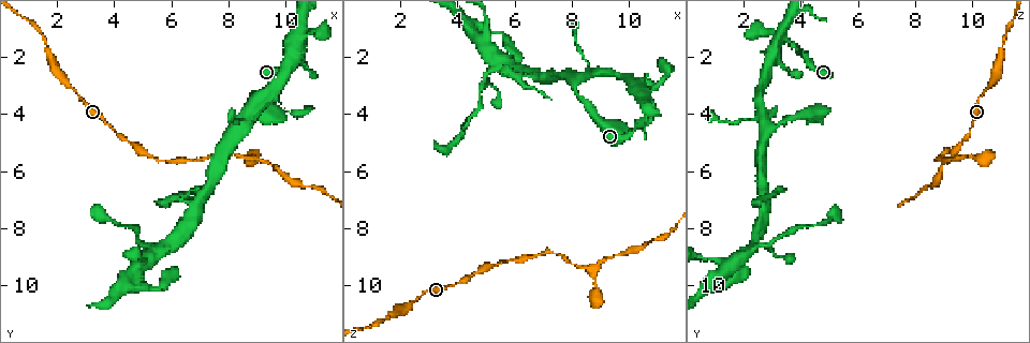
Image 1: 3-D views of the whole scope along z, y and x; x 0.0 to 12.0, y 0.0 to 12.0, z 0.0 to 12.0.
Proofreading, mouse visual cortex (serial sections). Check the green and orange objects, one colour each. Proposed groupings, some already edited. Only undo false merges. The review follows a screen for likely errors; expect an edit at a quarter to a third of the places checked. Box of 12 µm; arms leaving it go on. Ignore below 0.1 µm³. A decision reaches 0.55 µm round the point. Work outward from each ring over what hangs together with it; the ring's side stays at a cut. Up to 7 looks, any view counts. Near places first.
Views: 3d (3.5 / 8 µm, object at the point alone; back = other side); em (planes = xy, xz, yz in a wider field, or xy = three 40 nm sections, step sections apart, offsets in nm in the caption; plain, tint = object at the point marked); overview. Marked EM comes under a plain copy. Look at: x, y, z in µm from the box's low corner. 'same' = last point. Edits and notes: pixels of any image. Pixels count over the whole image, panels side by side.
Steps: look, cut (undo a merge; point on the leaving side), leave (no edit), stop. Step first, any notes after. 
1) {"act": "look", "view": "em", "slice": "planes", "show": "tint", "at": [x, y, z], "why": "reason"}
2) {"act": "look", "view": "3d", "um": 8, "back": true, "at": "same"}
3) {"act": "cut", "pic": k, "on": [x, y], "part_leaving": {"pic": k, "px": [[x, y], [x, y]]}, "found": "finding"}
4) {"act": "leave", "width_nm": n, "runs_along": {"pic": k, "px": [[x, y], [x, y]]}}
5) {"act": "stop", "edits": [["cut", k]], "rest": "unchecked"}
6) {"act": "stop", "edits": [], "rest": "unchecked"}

{"act": "look", "view": "3d", "um": 3.5, "at": [8.6, 5.5, 9.4], "why": "a fork"}

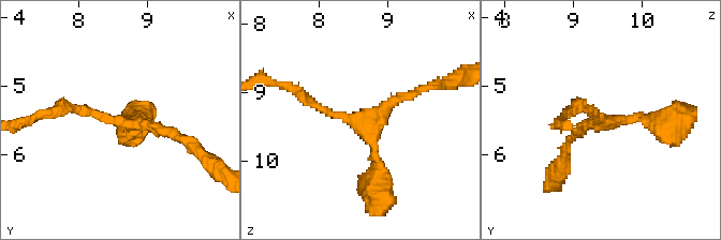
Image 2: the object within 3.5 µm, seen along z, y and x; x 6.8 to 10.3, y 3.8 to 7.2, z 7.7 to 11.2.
{"act": "look", "view": "em", "slice": "xy", "step": 3, "show": "tint", "at": [8.55, 5.55, 9.35]}

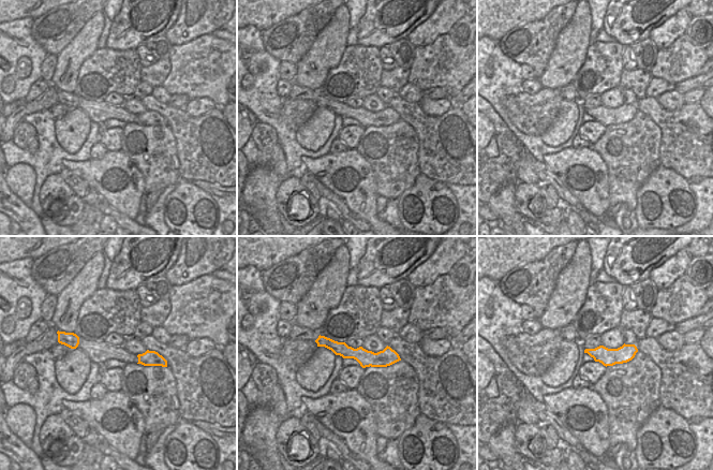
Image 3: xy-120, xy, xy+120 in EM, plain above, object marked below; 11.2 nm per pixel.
{"act": "leave", "arm_widths_nm": [150, 150, 150], "runs_along": {"pic": 2, "px": [[292, 88], [371, 135], [378, 179]]}, "found": "one cell here"}

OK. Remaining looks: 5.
{"act": "look", "view": "3d", "um": 3.5, "at": [10.7, 1.4, 3.4], "why": "abrupt turn"}

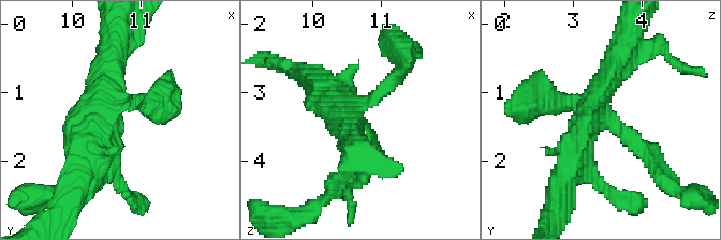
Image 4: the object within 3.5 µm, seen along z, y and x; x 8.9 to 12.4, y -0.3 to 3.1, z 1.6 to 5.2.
{"act": "look", "view": "em", "slice": "planes", "show": "tint", "at": [10.60, 1.35, 3.45]}

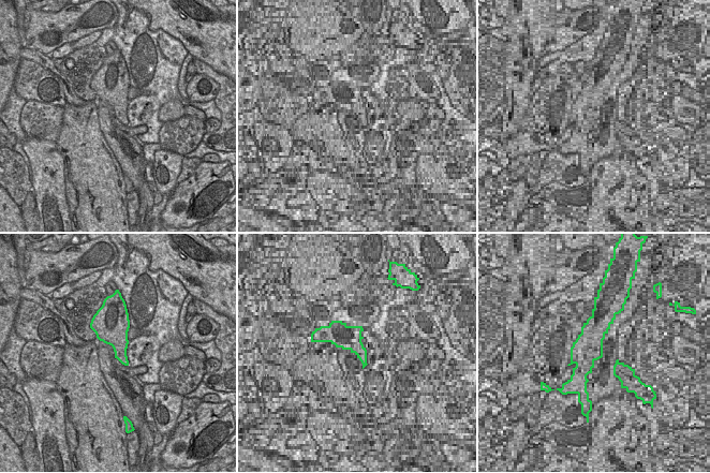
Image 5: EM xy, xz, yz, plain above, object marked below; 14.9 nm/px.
{"act": "leave", "runs_along": {"pic": 4, "px": [[349, 170], [362, 129], [326, 88]]}, "found": "continuous, no second cell"}

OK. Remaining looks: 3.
{"act": "look", "view": "3d", "um": 3.5, "at": [8.3, 4.4, 2.8]}

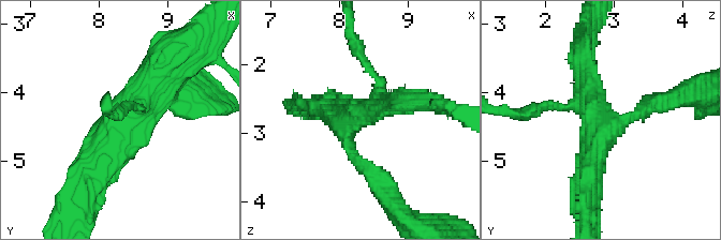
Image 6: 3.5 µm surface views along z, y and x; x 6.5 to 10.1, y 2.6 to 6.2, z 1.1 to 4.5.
{"act": "look", "view": "em", "slice": "planes", "show": "tint", "at": [8.25, 4.50, 2.75]}

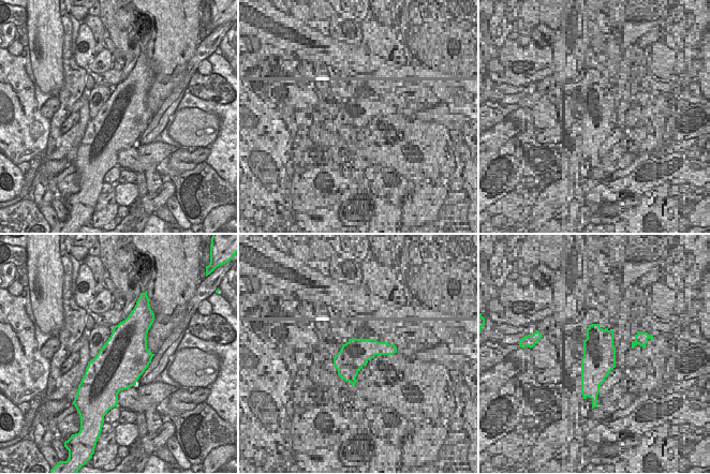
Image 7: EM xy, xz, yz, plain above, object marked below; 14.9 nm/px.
{"act": "leave", "runs_along": {"pic": 6, "px": [[161, 73], [118, 116], [89, 192]]}, "found": "one cell here"}

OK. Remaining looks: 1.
{"act": "stop", "edits": [], "rest": "unchecked"}

